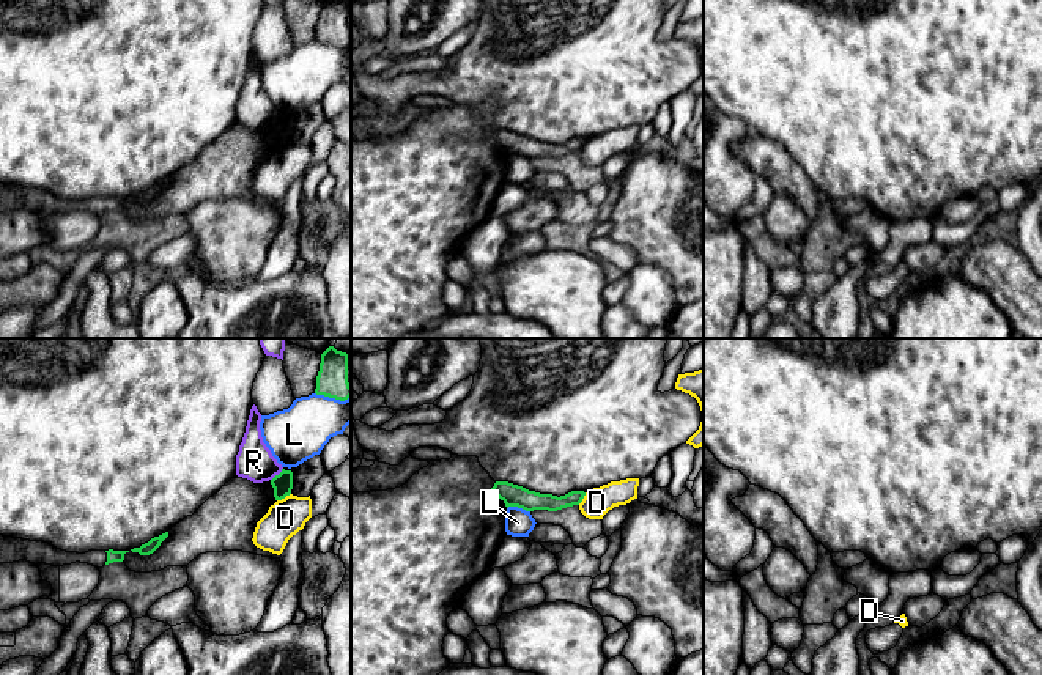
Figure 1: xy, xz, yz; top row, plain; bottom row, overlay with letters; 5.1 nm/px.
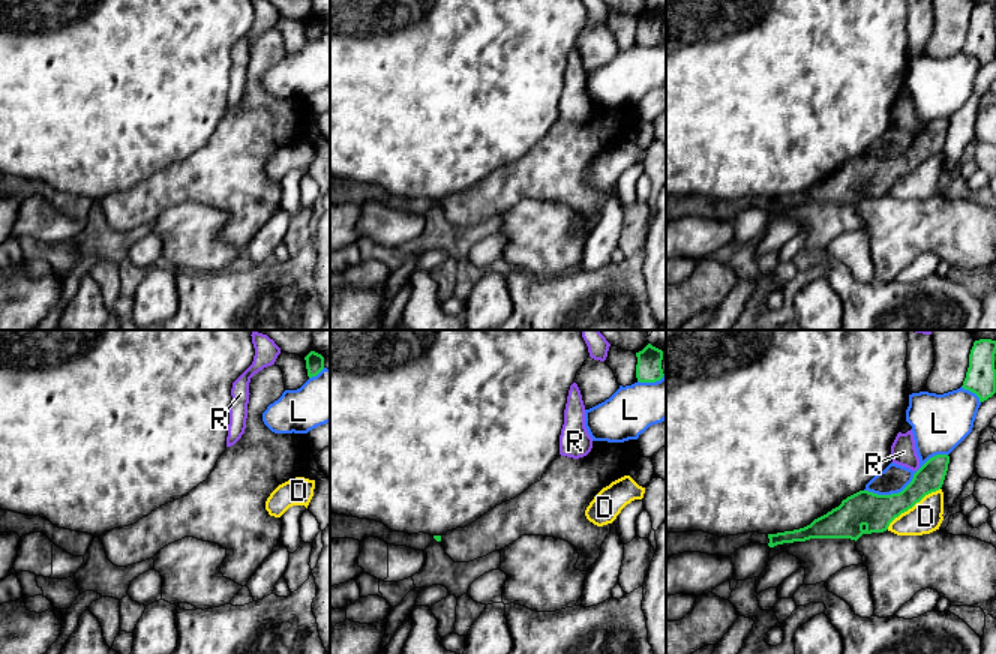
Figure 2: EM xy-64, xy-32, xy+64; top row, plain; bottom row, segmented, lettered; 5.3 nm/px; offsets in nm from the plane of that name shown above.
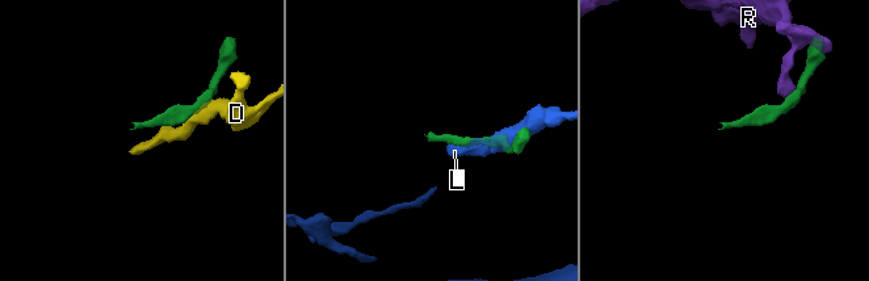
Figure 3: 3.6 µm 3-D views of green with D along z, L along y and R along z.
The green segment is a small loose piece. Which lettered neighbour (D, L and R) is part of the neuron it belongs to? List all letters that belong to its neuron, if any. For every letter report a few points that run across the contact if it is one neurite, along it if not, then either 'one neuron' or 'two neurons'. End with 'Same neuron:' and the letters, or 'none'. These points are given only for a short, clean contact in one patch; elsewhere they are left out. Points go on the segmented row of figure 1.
D: line xy (290, 493), (277, 501); two neurons
L: two neurons
R: line xy (282, 468), (271, 480); two neurons
Same neuron: none

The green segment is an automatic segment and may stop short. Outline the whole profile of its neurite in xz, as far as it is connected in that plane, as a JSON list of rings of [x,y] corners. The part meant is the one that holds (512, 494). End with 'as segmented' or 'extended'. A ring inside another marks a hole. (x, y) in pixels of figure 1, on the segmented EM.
[[[496,481],[491,492],[499,497],[507,508],[518,507],[526,511],[557,511],[567,507],[579,505],[586,496],[584,491],[571,491],[560,497],[552,494],[540,494],[508,481]]]; as segmented

